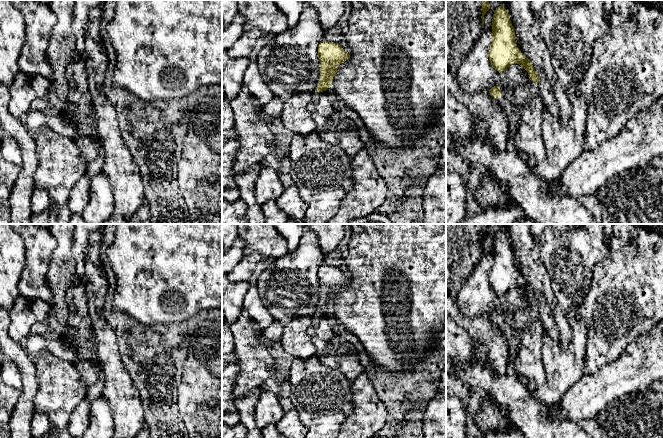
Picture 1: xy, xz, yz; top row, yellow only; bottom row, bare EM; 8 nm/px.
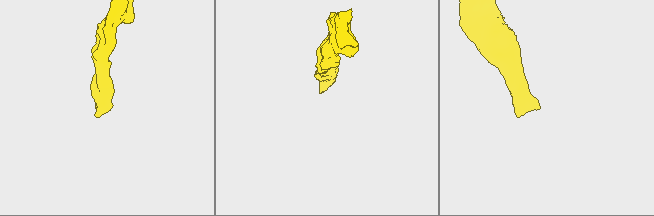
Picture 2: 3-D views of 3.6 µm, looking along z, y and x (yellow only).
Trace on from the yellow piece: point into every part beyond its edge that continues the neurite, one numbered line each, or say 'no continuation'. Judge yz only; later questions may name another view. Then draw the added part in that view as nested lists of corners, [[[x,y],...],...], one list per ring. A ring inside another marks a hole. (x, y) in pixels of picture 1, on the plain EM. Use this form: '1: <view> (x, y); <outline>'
1: yz (542, 313); [[[542,302],[535,307],[535,315],[532,316],[531,320],[538,319],[542,323],[543,330],[555,341],[560,342],[560,334],[553,321],[552,315],[549,308]]]

